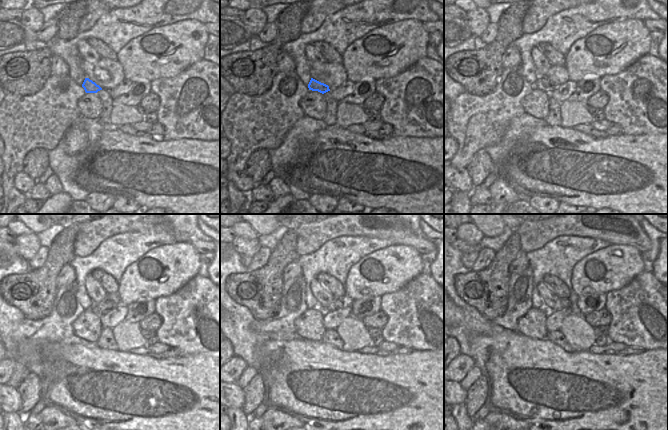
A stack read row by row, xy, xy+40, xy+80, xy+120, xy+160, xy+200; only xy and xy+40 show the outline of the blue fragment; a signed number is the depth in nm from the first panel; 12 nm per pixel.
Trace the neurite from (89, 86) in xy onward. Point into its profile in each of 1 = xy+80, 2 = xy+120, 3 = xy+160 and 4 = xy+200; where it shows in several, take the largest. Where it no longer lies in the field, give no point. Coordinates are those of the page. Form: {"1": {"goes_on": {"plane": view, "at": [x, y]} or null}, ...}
{"1": {"goes_on": {"plane": "xy+80", "at": [543, 84]}}, "2": {"goes_on": {"plane": "xy+120", "at": [101, 308]}}, "3": {"goes_on": {"plane": "xy+160", "at": [339, 303]}}, "4": {"goes_on": {"plane": "xy+200", "at": [565, 302]}}}

